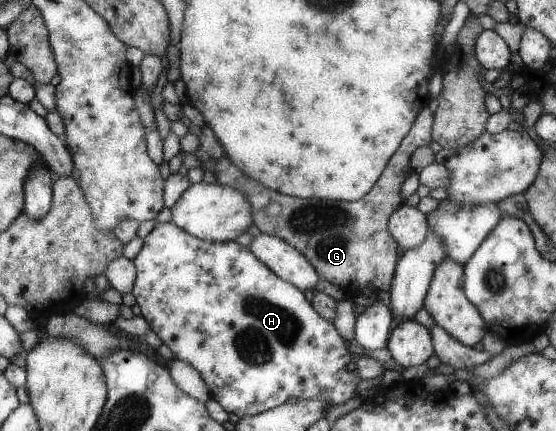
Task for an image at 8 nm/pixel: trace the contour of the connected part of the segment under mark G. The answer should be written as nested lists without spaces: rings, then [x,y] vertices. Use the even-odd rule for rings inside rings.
[[[423,107],[412,128],[401,139],[396,154],[389,159],[383,174],[377,179],[375,186],[363,195],[363,198],[353,202],[319,201],[319,199],[297,199],[281,195],[263,187],[261,183],[243,175],[237,167],[225,157],[221,145],[213,131],[206,124],[195,129],[198,146],[192,153],[199,161],[199,168],[203,171],[209,169],[215,175],[216,184],[227,185],[237,189],[252,207],[252,224],[259,232],[276,236],[295,248],[297,252],[312,264],[317,272],[318,279],[339,287],[343,291],[345,300],[352,300],[361,294],[364,287],[373,291],[389,291],[393,275],[395,274],[395,261],[397,261],[397,246],[393,237],[387,233],[387,219],[403,204],[400,197],[400,188],[403,181],[412,173],[409,163],[412,155],[421,146],[429,146],[432,142],[432,124],[435,114],[429,107]],[[269,202],[279,204],[279,213],[267,215],[265,207]]]

